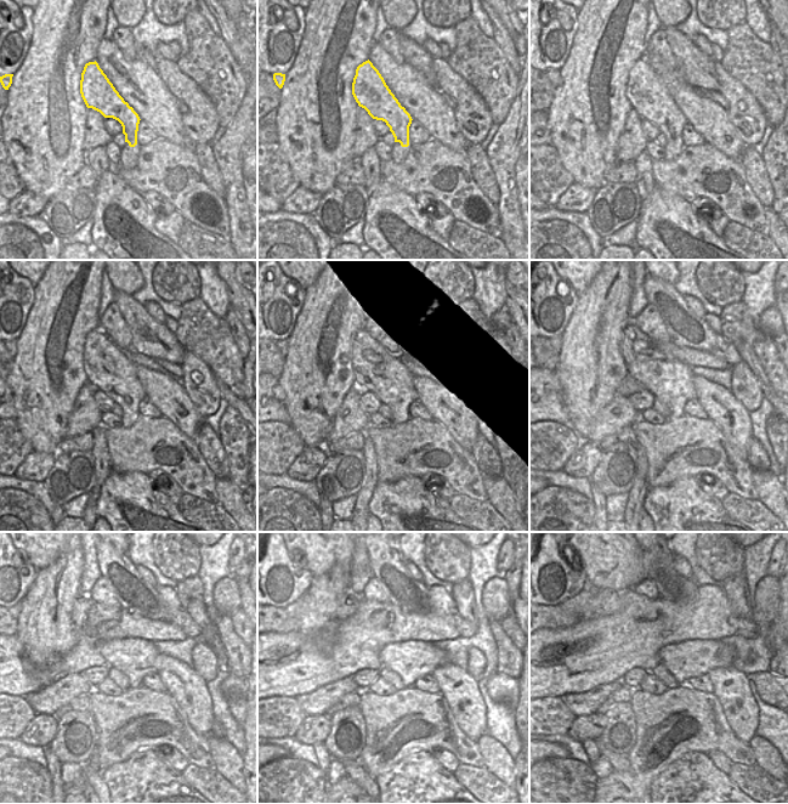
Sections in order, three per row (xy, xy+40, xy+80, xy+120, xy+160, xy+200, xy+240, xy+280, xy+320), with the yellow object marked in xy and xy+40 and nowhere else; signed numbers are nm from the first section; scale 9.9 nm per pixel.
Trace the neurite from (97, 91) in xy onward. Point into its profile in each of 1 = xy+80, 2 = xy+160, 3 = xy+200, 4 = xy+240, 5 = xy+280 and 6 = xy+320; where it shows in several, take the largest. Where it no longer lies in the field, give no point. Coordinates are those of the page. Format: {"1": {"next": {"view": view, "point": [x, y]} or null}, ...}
{"1": {"next": {"view": "xy+80", "point": [648, 96]}}, "2": {"next": {"view": "xy+160", "point": [378, 371]}}, "3": {"next": {"view": "xy+200", "point": [672, 381]}}, "4": {"next": {"view": "xy+240", "point": [134, 657]}}, "5": {"next": {"view": "xy+280", "point": [412, 660]}}, "6": {"next": {"view": "xy+320", "point": [687, 660]}}}

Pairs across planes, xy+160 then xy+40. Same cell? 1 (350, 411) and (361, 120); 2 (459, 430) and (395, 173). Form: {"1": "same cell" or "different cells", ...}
{"1": "same cell", "2": "different cells"}

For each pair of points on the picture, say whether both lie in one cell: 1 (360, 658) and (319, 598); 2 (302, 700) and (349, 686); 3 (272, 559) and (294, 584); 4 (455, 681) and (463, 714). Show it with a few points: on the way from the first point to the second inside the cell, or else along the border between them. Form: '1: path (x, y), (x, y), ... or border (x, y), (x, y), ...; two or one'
1: border (338, 622), (333, 641), (328, 630), (310, 634); two
2: path (313, 700), (321, 700), (338, 690); one
3: path (281, 564), (288, 567), (290, 576); one
4: path (458, 690), (464, 697), (464, 706); one

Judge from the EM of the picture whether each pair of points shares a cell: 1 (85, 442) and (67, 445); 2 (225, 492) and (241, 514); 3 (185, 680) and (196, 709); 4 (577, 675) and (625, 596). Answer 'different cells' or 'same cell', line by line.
1: same cell
2: same cell
3: same cell
4: same cell

